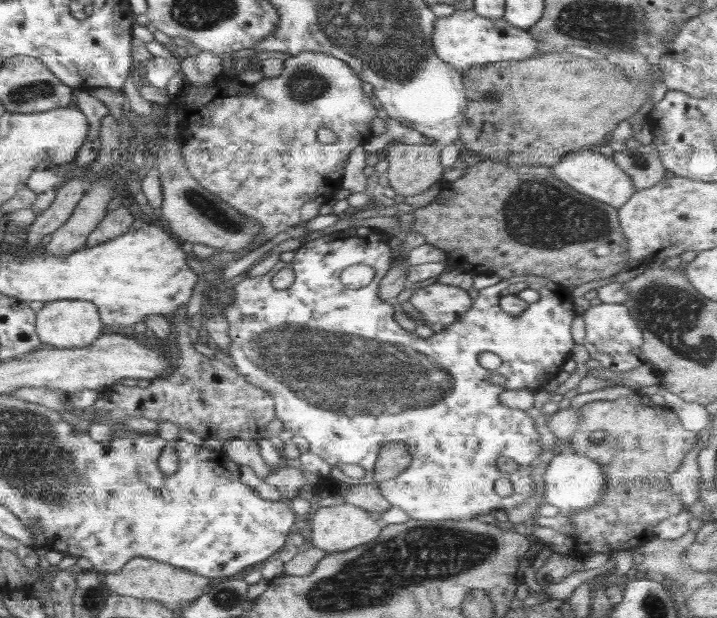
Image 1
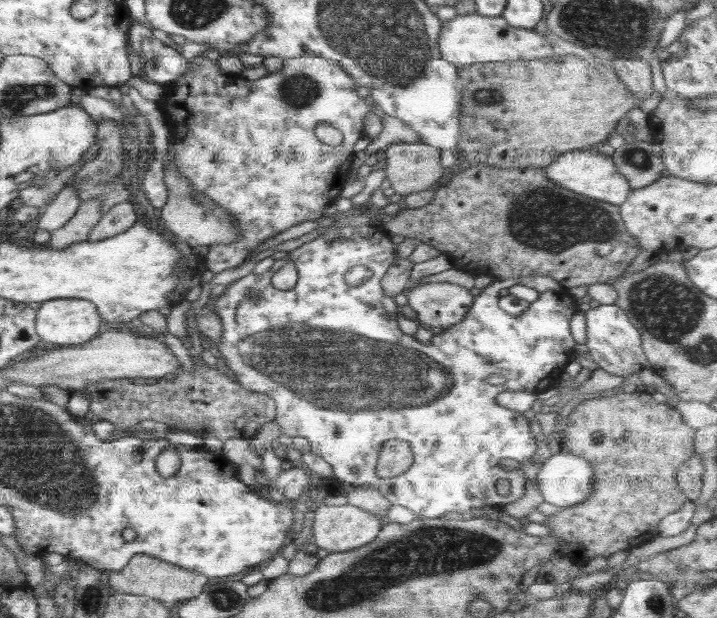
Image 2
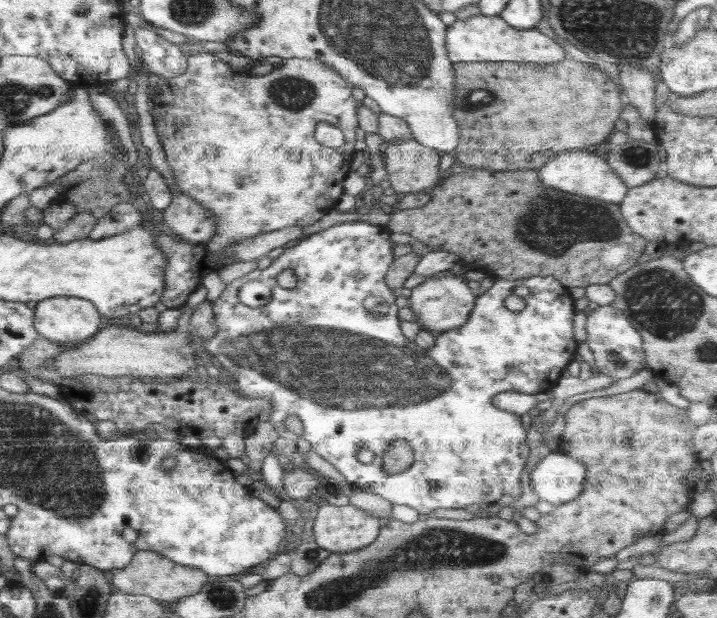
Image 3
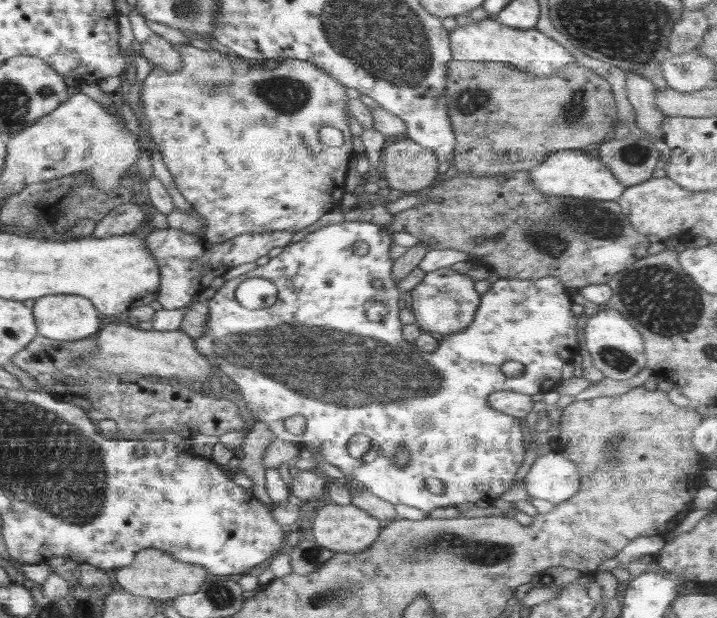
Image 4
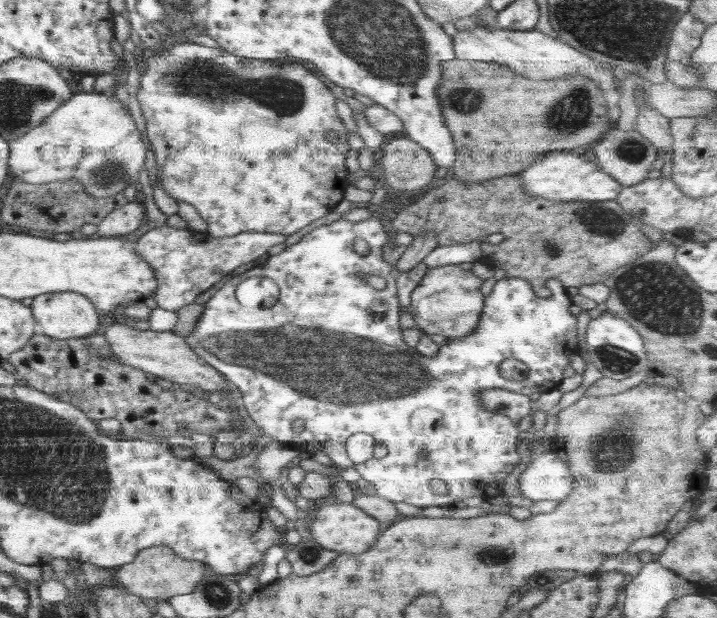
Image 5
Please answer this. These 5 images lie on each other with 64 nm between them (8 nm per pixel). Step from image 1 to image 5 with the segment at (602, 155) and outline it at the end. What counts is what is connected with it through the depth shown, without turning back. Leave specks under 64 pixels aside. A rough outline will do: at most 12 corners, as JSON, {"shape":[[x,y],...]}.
{"shape":[[581,150],[556,151],[519,172],[548,200],[618,200],[623,184]]}

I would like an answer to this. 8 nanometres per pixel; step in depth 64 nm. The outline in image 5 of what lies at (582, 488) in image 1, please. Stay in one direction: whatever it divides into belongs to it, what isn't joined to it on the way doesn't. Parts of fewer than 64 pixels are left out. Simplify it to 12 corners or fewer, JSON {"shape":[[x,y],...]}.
{"shape":[[549,449],[518,480],[533,502],[572,494],[570,466]]}

